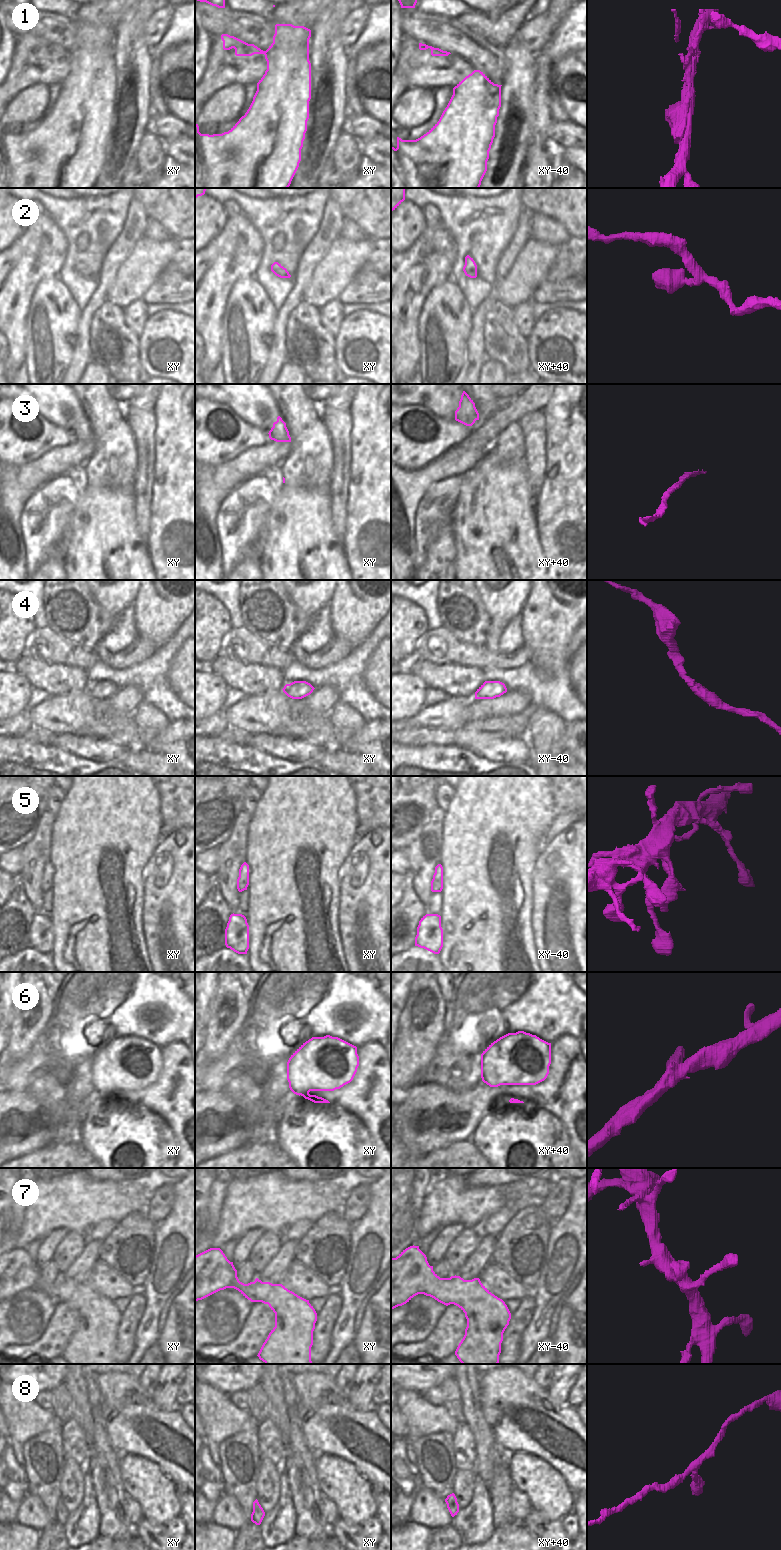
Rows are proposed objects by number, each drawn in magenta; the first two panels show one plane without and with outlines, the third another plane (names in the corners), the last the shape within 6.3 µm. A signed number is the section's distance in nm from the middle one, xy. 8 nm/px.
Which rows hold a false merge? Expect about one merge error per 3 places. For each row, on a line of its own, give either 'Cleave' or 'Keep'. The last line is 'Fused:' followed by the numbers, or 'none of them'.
1: Cleave
2: Keep
3: Keep
4: Keep
5: Keep
6: Keep
7: Keep
8: Keep
Fused: 1.

